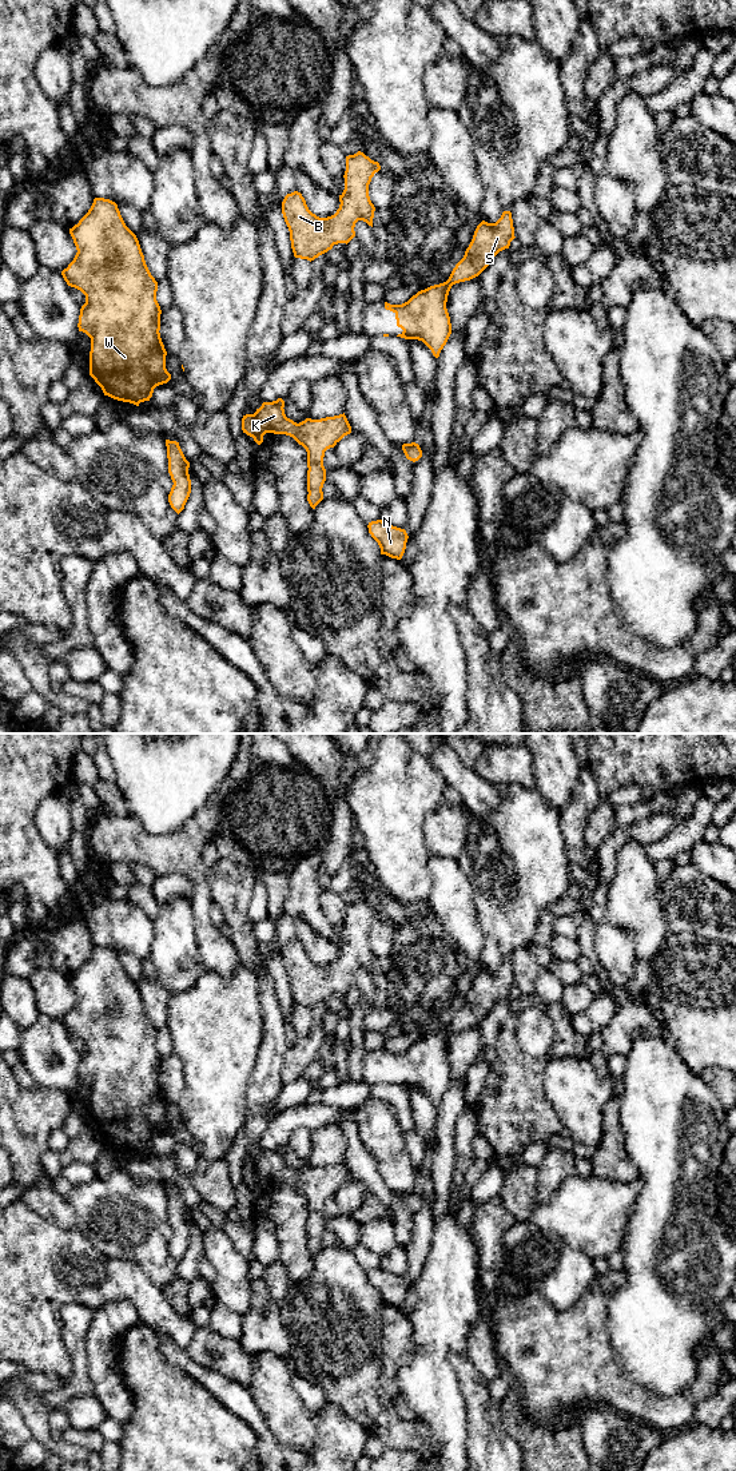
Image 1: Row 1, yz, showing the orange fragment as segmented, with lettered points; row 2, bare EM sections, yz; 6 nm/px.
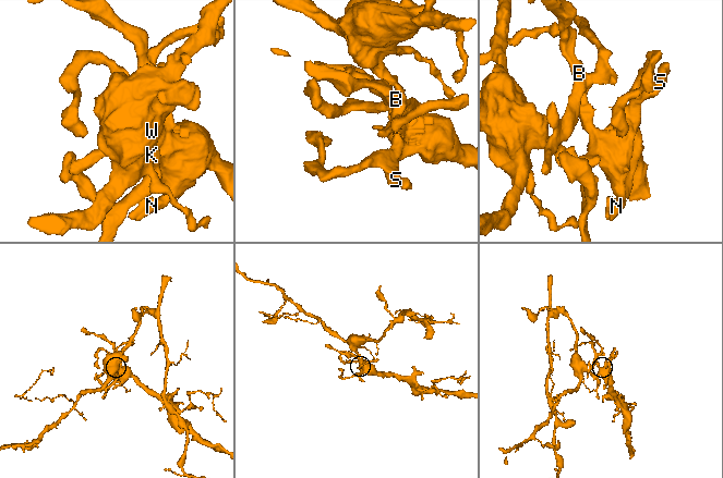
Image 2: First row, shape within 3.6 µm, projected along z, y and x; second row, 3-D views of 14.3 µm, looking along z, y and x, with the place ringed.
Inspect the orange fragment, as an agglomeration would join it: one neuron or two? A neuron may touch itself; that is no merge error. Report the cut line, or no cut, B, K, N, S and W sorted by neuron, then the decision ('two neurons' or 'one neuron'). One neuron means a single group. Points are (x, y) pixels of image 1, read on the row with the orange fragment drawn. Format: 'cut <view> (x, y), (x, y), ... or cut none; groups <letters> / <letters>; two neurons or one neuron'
cut yz (259, 408), (259, 430), (263, 434); groups B K N S / W; two neurons

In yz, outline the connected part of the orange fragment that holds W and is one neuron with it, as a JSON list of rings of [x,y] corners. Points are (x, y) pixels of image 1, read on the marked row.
[[[95,198],[88,212],[69,228],[76,255],[61,275],[68,286],[85,295],[79,331],[91,338],[89,375],[104,395],[139,406],[150,401],[154,389],[167,383],[167,351],[160,338],[158,282],[151,275],[136,235],[126,226],[118,204]]]

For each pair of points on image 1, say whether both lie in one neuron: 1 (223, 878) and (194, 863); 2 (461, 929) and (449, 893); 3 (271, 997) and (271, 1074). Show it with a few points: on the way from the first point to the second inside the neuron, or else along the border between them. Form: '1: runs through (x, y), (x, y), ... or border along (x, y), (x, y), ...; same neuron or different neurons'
1: border along (207, 867), (207, 882), (213, 901); different neurons
2: runs through (458, 919), (453, 902); same neuron
3: runs through (271, 1016), (271, 1056); same neuron

